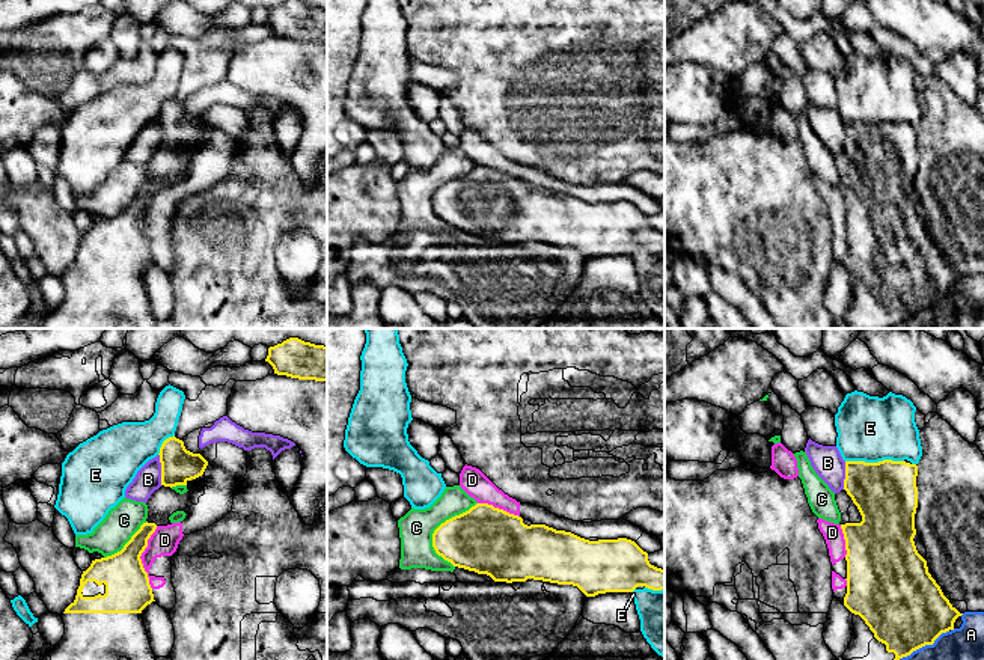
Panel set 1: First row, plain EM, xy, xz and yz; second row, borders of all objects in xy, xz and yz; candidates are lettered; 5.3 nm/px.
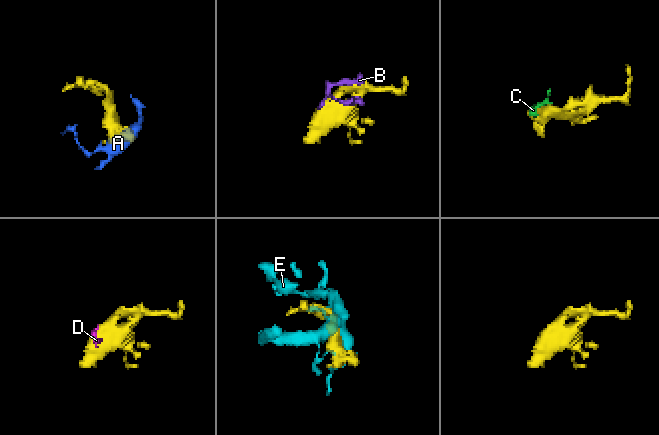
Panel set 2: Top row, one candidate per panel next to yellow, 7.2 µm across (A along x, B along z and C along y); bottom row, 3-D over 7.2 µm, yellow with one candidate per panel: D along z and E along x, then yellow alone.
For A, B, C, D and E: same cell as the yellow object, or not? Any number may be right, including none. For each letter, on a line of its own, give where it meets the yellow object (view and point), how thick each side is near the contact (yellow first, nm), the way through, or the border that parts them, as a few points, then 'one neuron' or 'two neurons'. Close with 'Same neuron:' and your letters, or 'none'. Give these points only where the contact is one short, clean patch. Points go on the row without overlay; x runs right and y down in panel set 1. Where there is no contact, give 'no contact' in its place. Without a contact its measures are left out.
A: yz (921, 309) | 440/320 nm | two neurons
B: xy (161, 131) | 190/140 nm | two neurons
C: xz (436, 192) | 340/190 nm | two neurons
D: xy (139, 220) | 240/150 nm | along xy (157, 189), (140, 219), (151, 250) | two neurons
E: yz (874, 125) | 340/340 nm | two neurons
Same neuron: none

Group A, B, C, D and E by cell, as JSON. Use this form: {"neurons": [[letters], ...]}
{"neurons": [["A", "B", "C", "D"], ["E"]]}

